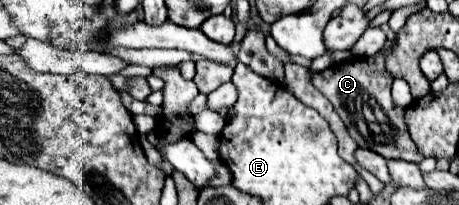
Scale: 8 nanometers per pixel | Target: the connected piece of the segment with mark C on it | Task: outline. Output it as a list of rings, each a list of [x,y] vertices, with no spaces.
[[[386,40],[384,48],[374,56],[352,58],[332,64],[322,72],[312,74],[312,84],[332,102],[334,110],[338,112],[350,136],[360,148],[368,148],[386,158],[402,158],[420,164],[424,156],[418,152],[418,146],[408,134],[408,126],[404,122],[404,108],[394,104],[390,96],[392,76],[386,70],[386,54],[394,48],[394,44],[394,40]]]

